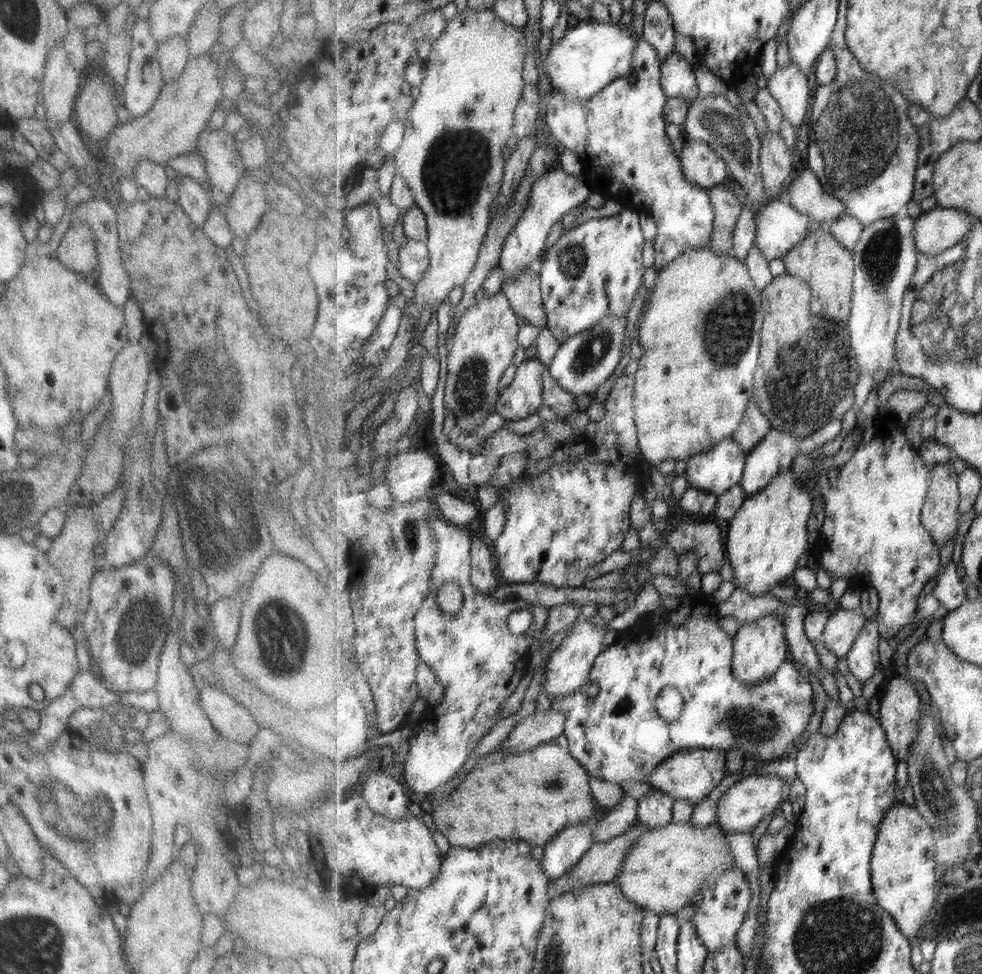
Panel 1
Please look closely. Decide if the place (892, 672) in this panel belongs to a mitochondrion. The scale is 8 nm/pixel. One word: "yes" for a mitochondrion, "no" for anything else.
no

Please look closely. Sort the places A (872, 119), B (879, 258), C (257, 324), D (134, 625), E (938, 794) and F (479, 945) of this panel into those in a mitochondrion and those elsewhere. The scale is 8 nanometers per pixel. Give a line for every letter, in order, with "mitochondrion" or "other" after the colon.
A: mitochondrion
B: mitochondrion
C: other
D: mitochondrion
E: mitochondrion
F: other

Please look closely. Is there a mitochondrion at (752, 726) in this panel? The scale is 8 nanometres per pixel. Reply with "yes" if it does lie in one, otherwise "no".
yes

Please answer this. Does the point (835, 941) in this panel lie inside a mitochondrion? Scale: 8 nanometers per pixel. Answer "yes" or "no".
yes

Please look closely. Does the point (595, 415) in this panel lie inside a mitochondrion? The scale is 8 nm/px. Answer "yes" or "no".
no

